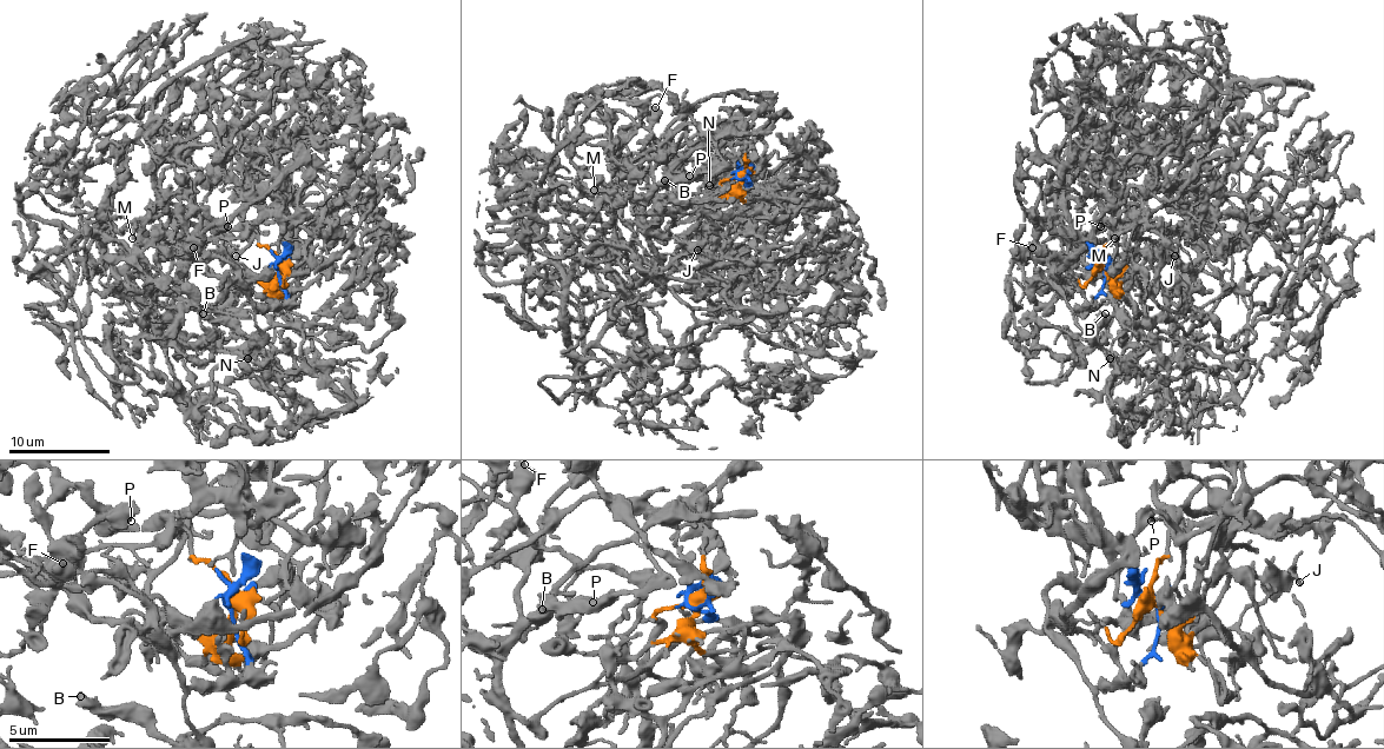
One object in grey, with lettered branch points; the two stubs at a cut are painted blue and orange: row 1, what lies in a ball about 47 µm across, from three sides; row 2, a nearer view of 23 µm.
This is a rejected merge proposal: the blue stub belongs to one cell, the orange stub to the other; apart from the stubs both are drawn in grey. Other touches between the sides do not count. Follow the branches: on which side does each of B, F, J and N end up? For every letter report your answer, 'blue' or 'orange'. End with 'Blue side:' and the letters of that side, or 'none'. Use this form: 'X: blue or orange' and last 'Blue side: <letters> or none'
B: blue
F: orange
J: orange
N: blue
Blue side: B, N

